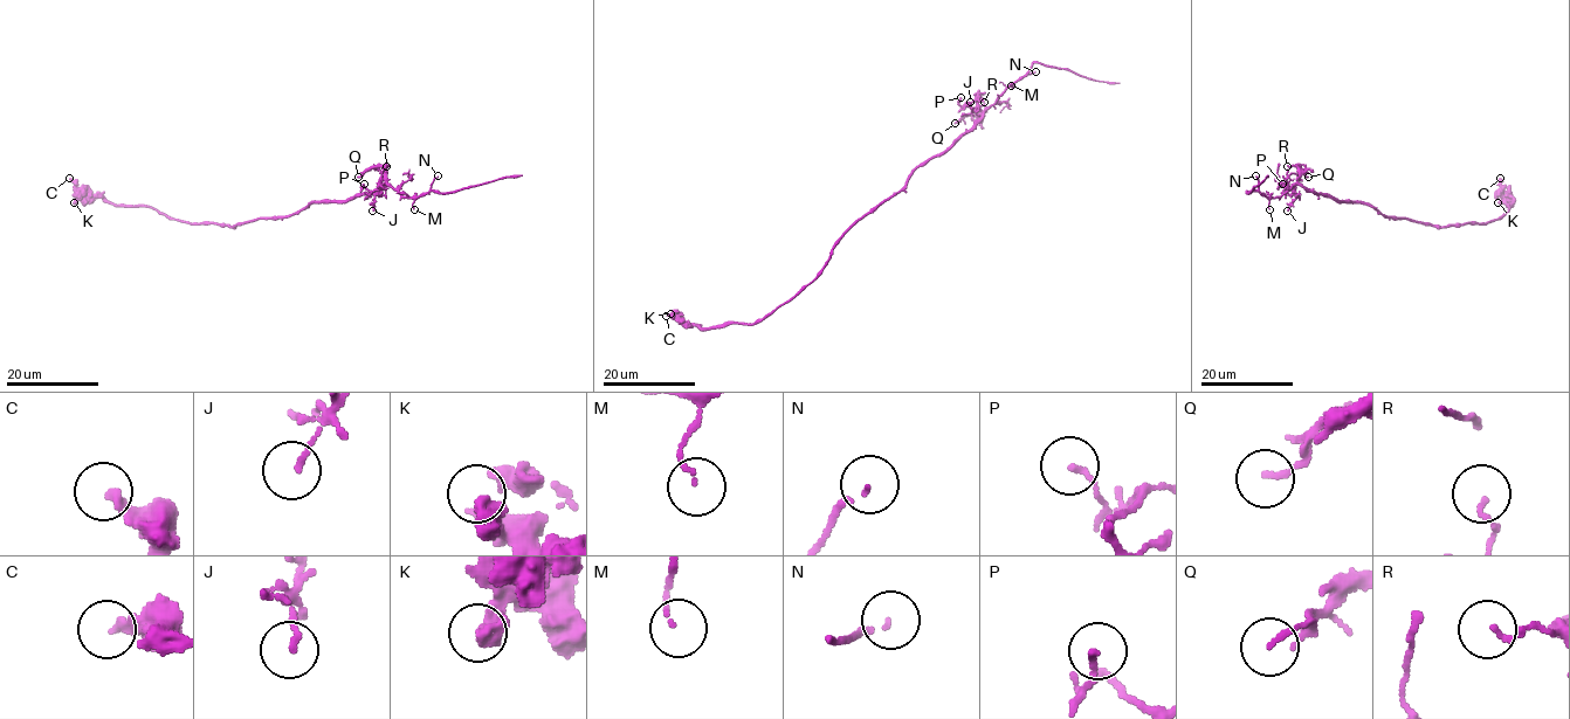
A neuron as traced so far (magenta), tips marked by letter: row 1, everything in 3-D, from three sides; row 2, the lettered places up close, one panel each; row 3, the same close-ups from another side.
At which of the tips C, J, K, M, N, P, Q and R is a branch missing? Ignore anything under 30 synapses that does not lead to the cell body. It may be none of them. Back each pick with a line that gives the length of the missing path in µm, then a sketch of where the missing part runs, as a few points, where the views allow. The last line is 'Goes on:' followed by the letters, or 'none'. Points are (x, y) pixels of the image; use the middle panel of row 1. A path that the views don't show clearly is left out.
Goes on: none

